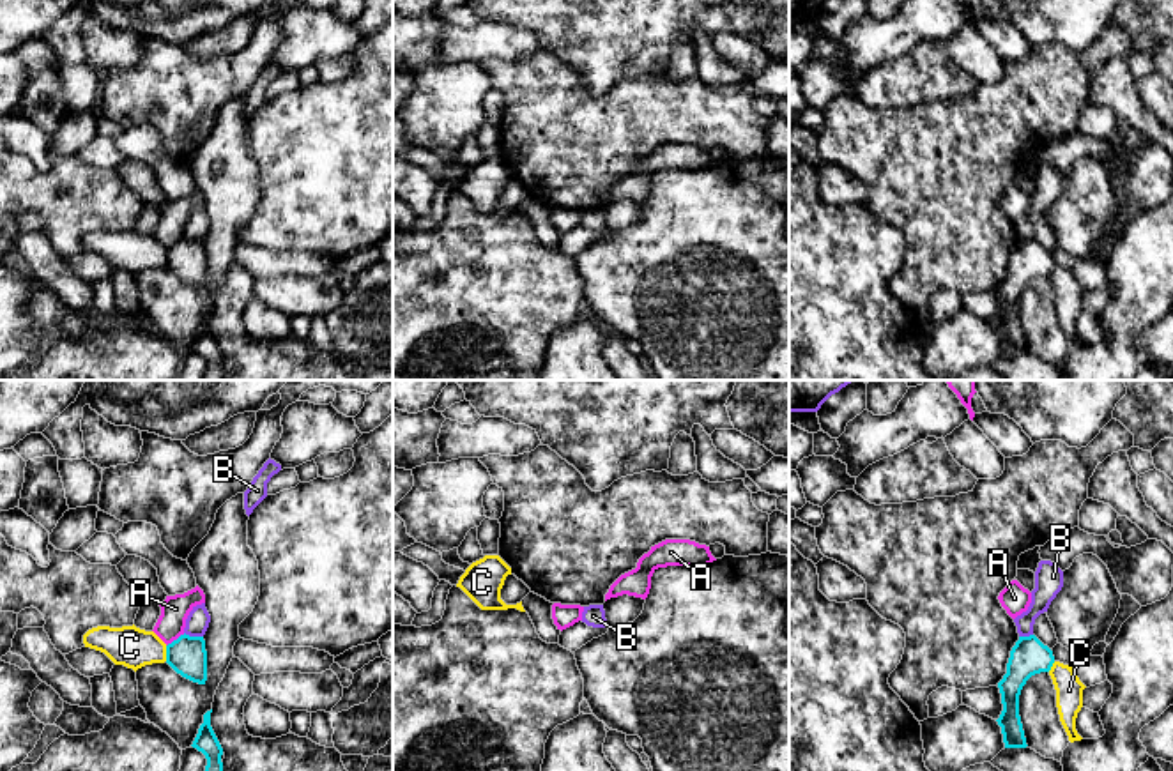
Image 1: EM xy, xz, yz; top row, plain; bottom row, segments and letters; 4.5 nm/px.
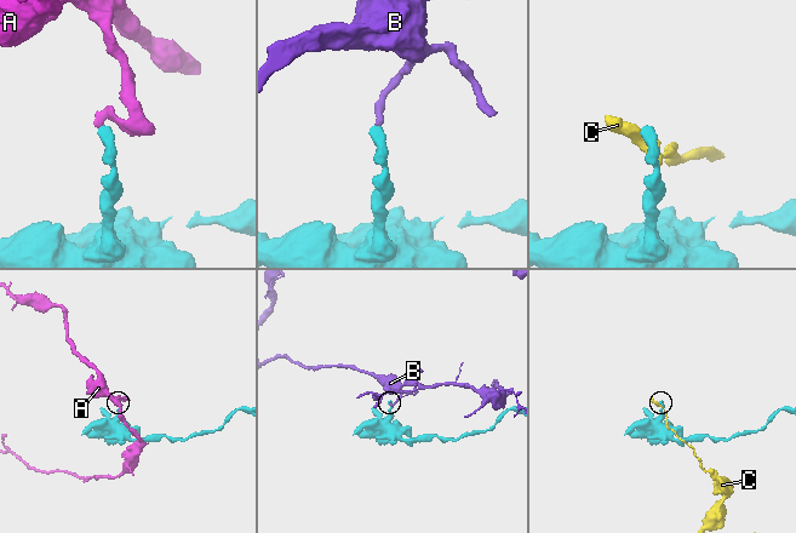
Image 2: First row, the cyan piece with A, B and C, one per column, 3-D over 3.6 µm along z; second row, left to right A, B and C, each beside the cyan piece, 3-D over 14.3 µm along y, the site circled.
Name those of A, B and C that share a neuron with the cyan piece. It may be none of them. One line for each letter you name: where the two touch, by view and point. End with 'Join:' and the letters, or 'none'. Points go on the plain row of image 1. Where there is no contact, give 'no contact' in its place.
Join: none

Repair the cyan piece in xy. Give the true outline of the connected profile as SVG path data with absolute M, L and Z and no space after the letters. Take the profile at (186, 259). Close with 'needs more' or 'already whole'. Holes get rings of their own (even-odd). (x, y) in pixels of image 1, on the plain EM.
M180 239L166 249L166 267L182 281L205 288L207 255L203 240Z; already whole

